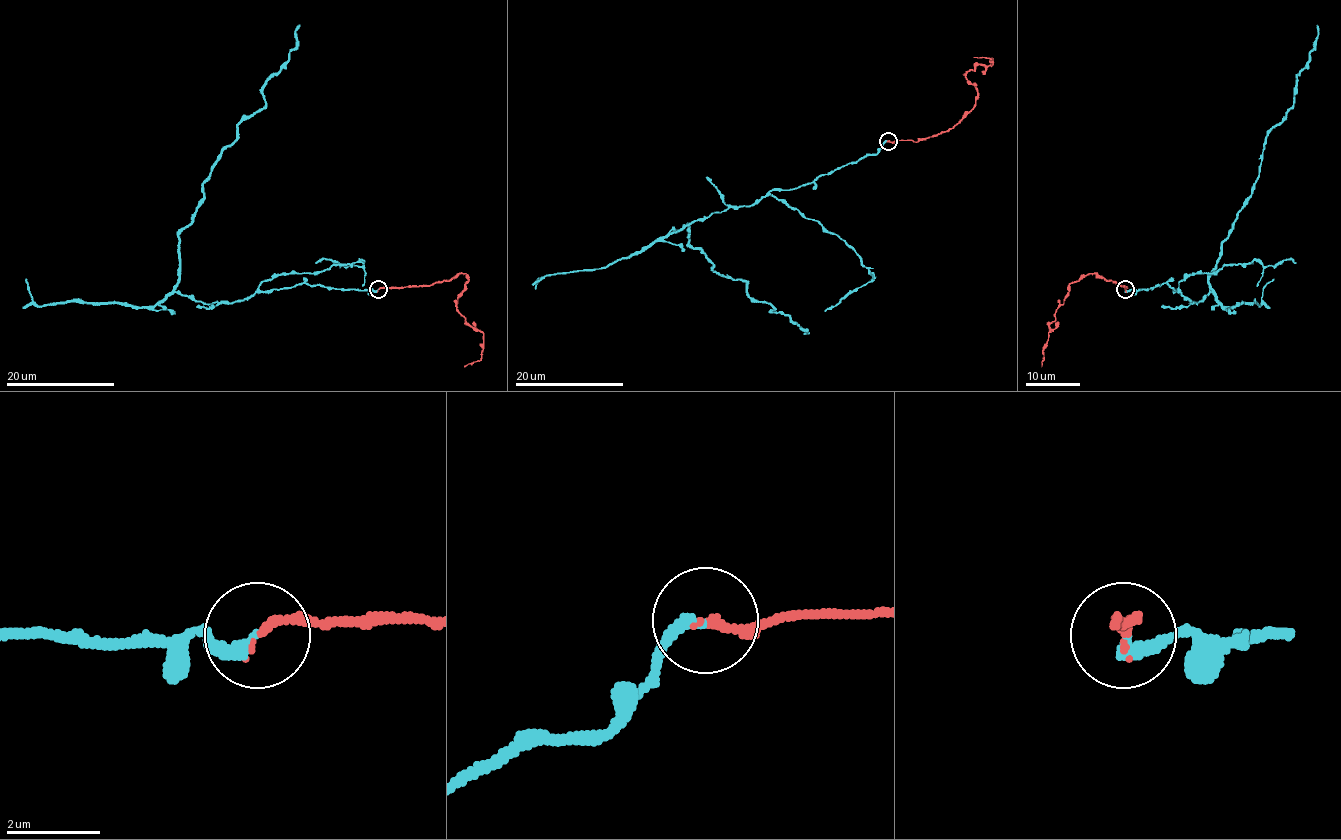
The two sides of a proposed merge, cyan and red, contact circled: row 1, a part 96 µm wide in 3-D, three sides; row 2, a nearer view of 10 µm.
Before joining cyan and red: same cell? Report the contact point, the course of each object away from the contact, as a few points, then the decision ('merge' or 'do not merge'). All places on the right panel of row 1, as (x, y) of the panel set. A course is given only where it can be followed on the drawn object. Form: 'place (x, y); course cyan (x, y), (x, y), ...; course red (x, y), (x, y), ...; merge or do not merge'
place (1125, 289); course cyan (1125, 289), (1167, 283), (1197, 304), (1210, 289), (1209, 273), (1260, 171), (1267, 133), (1294, 105), (1317, 25); course red (1125, 289), (1126, 286), (1106, 281), (1096, 274), (1088, 274), (1072, 282), (1055, 320), (1049, 324), (1041, 366); merge

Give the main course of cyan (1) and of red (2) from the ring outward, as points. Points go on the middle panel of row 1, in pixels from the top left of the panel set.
1: (888, 140), (812, 182), (685, 226), (712, 269), (746, 282), (753, 300), (810, 332)
2: (888, 140), (918, 142), (953, 128), (975, 104), (977, 88), (966, 73), (992, 63), (991, 58), (973, 56)

